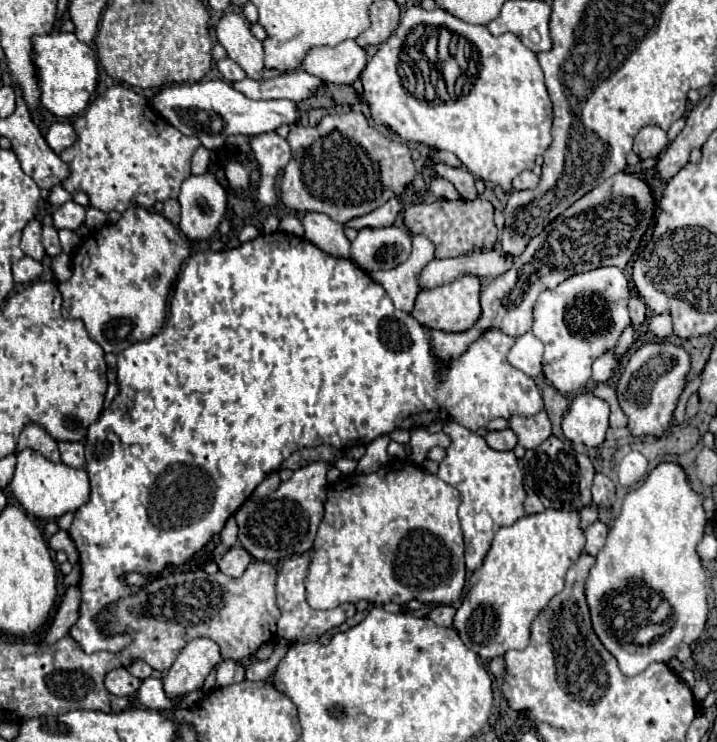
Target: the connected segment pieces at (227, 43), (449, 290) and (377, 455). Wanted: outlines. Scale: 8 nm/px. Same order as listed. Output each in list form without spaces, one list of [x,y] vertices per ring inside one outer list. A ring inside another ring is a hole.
[[[228,12],[216,24],[218,42],[226,48],[228,56],[248,74],[252,80],[282,76],[286,72],[276,72],[276,68],[264,68],[264,46],[258,38],[252,36],[250,24],[234,14]]]
[[[462,276],[452,284],[422,290],[416,298],[412,316],[428,330],[442,332],[466,332],[480,318],[480,280],[476,276]]]
[[[380,436],[374,442],[370,442],[366,446],[366,454],[358,460],[358,472],[376,472],[380,466],[384,466],[388,462],[388,454],[386,454],[386,446],[390,444],[390,436]]]

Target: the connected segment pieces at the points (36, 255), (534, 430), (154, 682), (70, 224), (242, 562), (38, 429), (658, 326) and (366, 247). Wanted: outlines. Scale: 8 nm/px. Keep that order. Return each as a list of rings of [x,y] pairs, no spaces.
[[[32,220],[22,234],[22,250],[26,256],[34,258],[34,260],[42,260],[46,256],[42,244],[40,244],[40,232],[42,232],[42,224],[38,220]]]
[[[540,410],[536,416],[512,416],[508,420],[510,428],[518,436],[518,444],[524,448],[538,448],[550,434],[552,426],[546,416],[546,410]]]
[[[144,678],[140,688],[138,688],[138,700],[152,710],[168,710],[174,708],[174,704],[166,698],[164,688],[162,688],[162,680],[158,678]]]
[[[70,200],[70,202],[62,204],[58,210],[54,210],[52,218],[54,218],[54,226],[56,226],[56,228],[76,230],[76,228],[80,228],[80,226],[84,224],[84,218],[86,218],[86,208]]]
[[[236,542],[220,560],[218,560],[218,566],[220,566],[220,572],[226,574],[226,576],[232,576],[232,578],[240,578],[244,574],[244,570],[248,568],[248,564],[252,562],[252,556]]]
[[[26,424],[26,428],[20,434],[20,440],[18,440],[18,450],[22,450],[22,448],[32,448],[32,450],[40,452],[42,456],[46,456],[48,460],[60,462],[56,440],[40,424]]]
[[[670,312],[652,314],[652,316],[646,320],[646,328],[648,328],[648,332],[652,332],[656,338],[668,340],[668,338],[672,336],[672,314],[670,314]]]
[[[362,228],[352,242],[350,258],[364,270],[392,270],[408,260],[412,252],[412,234],[406,228]]]

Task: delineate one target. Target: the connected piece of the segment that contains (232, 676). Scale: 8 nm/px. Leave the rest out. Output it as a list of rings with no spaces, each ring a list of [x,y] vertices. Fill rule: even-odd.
[[[224,660],[218,666],[218,674],[216,674],[218,686],[230,686],[230,684],[238,684],[242,680],[244,680],[244,668],[236,660]]]

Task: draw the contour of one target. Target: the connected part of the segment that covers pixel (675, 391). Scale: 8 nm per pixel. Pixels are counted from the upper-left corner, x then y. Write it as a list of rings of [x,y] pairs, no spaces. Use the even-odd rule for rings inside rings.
[[[650,342],[638,348],[624,366],[616,392],[622,410],[628,416],[628,426],[636,436],[662,436],[670,426],[672,410],[684,390],[684,376],[690,370],[690,356],[682,346],[672,342]]]

